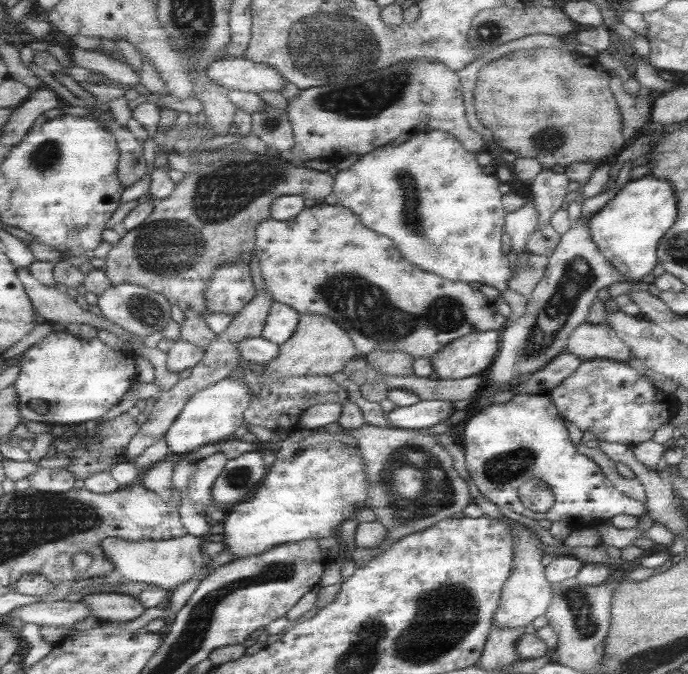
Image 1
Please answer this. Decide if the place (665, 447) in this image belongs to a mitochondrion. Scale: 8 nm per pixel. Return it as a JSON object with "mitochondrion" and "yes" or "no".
{"mitochondrion":"no"}

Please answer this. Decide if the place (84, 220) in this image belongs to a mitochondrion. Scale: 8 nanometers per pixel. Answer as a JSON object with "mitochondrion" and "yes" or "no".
{"mitochondrion":"no"}

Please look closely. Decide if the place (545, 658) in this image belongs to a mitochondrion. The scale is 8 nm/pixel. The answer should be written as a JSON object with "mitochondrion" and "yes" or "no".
{"mitochondrion":"no"}

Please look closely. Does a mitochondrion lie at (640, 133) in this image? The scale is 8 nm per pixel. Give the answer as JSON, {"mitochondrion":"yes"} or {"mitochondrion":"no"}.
{"mitochondrion":"no"}

